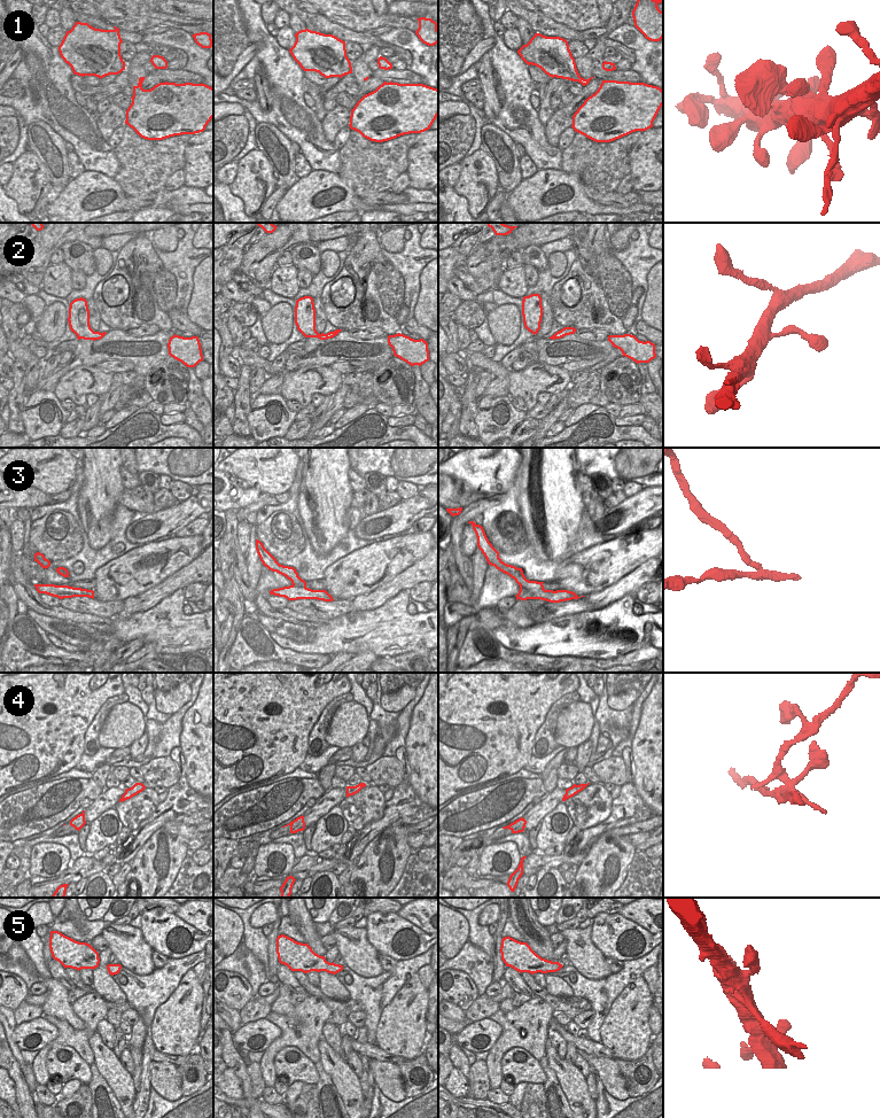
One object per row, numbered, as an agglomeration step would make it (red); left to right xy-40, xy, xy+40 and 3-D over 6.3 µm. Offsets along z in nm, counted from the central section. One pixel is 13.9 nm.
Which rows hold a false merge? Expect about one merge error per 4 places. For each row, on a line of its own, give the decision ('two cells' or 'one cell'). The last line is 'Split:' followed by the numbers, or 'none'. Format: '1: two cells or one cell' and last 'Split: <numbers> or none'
1: one cell
2: one cell
3: two cells
4: two cells
5: one cell
Split: 3, 4

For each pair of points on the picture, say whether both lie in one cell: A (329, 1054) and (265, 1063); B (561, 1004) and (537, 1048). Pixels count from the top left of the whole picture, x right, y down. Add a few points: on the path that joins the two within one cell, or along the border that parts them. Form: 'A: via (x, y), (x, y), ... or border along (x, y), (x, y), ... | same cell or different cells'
A: border along (322, 1034), (318, 1043), (319, 1060) | different cells
B: border along (535, 995), (543, 999), (555, 1012) | different cells

